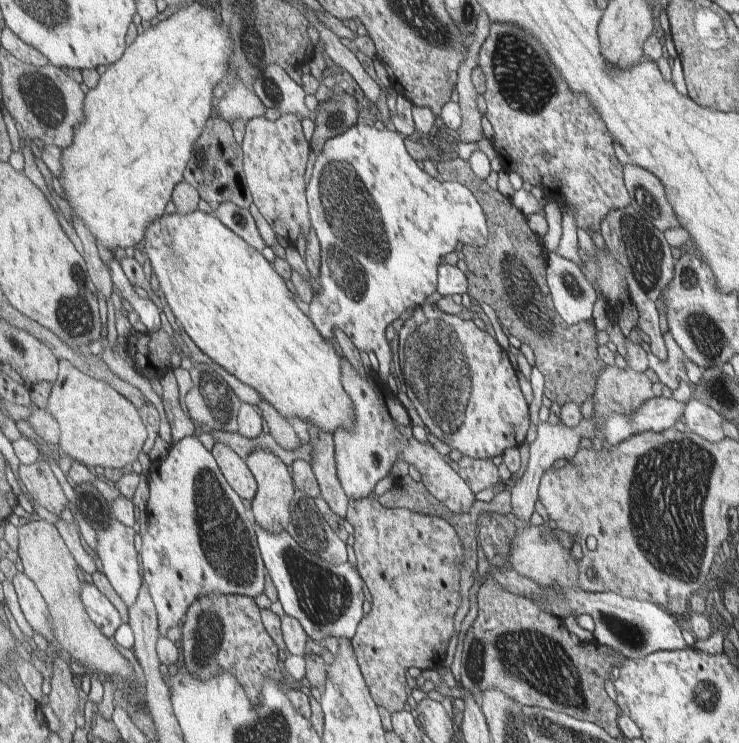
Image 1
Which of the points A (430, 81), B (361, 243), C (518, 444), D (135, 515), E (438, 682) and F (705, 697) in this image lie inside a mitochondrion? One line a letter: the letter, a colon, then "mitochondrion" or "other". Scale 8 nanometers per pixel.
A: other
B: mitochondrion
C: other
D: other
E: other
F: mitochondrion

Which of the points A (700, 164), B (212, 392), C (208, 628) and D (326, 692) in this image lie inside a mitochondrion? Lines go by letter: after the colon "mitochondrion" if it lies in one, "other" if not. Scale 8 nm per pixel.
A: other
B: mitochondrion
C: mitochondrion
D: other

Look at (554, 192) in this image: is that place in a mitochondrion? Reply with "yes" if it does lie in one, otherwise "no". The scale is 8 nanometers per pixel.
no

